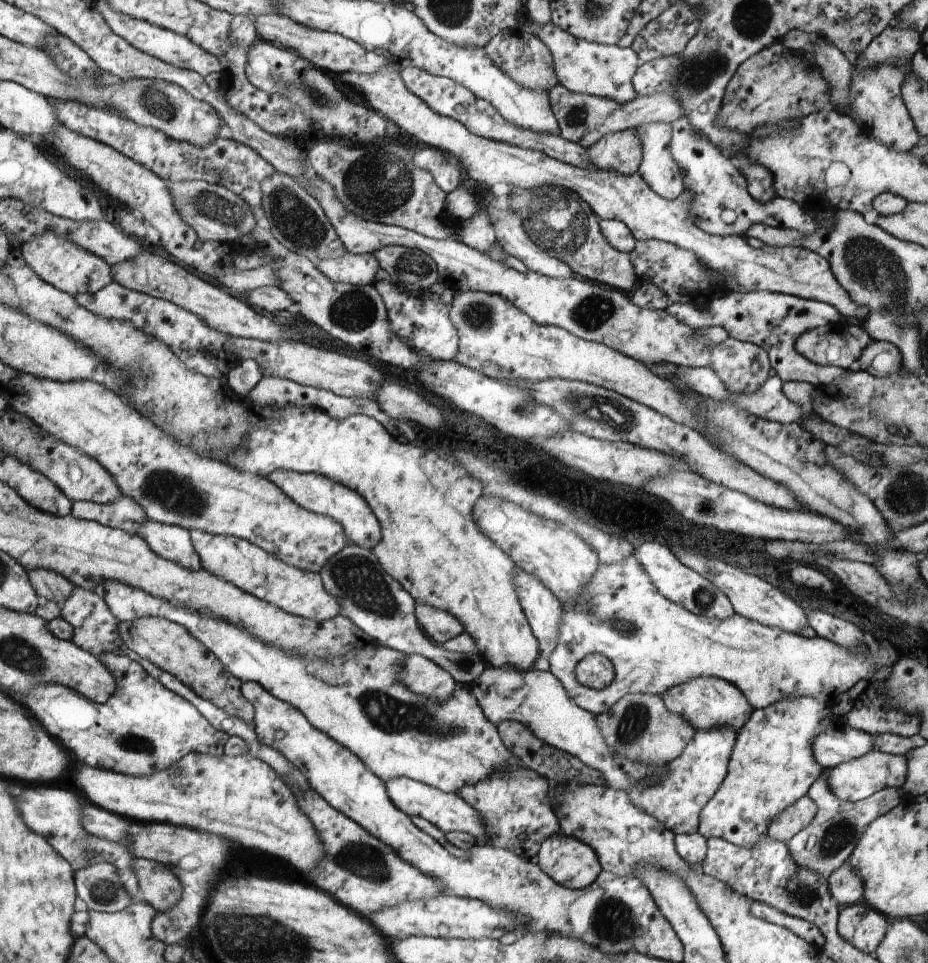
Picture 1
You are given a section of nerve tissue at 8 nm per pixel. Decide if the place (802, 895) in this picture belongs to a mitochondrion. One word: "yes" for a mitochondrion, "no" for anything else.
yes

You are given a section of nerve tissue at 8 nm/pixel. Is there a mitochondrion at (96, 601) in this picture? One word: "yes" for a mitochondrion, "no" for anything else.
no

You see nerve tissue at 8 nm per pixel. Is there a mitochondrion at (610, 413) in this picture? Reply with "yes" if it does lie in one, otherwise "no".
yes

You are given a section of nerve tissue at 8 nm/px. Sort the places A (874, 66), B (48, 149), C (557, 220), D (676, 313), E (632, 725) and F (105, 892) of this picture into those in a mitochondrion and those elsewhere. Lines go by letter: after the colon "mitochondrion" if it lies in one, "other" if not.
A: other
B: other
C: mitochondrion
D: other
E: mitochondrion
F: mitochondrion

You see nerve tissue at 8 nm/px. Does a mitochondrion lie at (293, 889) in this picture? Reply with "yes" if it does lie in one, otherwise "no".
no

